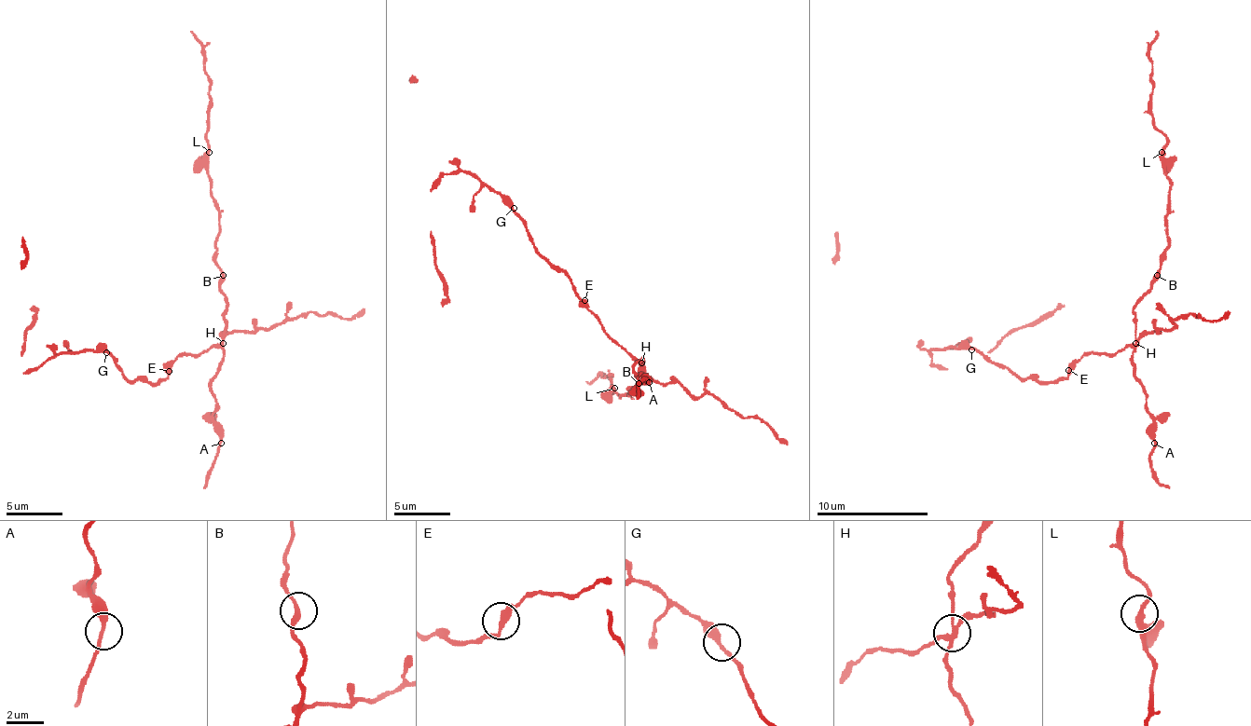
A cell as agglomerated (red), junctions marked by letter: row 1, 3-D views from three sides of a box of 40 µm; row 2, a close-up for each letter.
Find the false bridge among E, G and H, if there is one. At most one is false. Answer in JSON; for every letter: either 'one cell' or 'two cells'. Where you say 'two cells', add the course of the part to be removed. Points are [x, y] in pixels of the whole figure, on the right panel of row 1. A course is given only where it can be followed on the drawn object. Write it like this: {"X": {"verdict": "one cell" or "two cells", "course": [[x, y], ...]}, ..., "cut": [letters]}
{"E": {"verdict": "one cell"}, "G": {"verdict": "one cell"}, "H": {"verdict": "two cells", "course": [[1134, 342], [1134, 303], [1151, 286], [1167, 241], [1167, 138], [1153, 124], [1150, 93], [1154, 32]]}, "cut": ["H"]}

